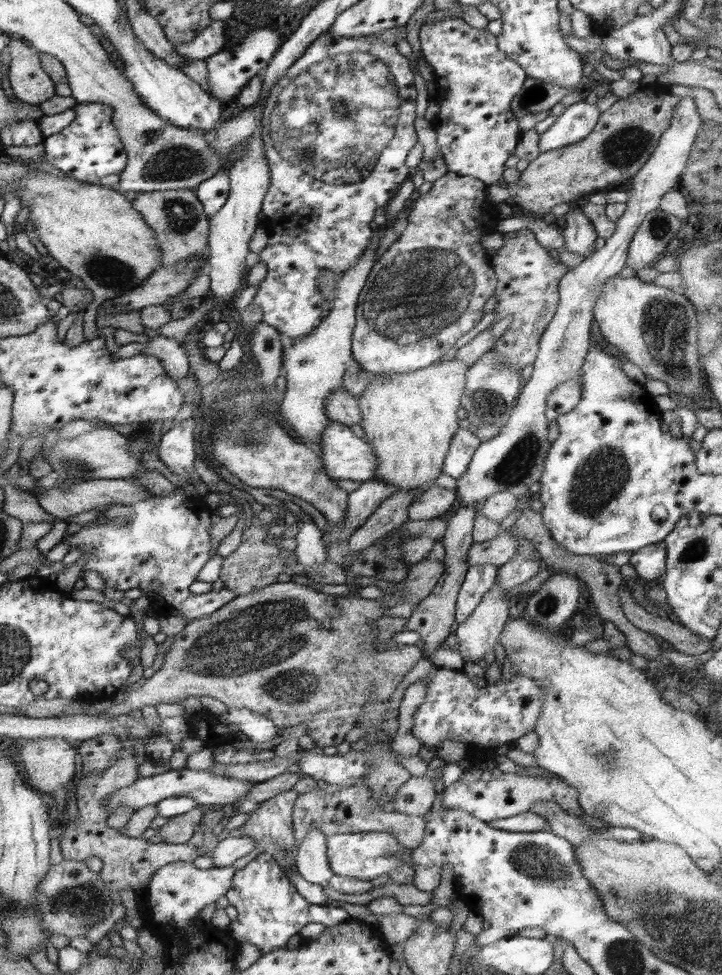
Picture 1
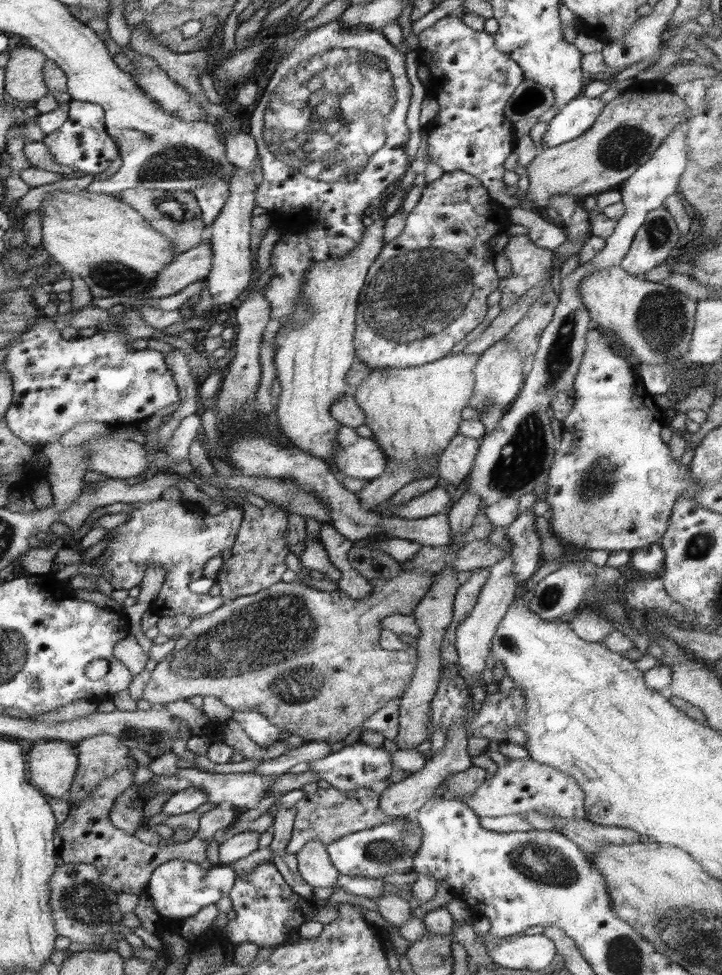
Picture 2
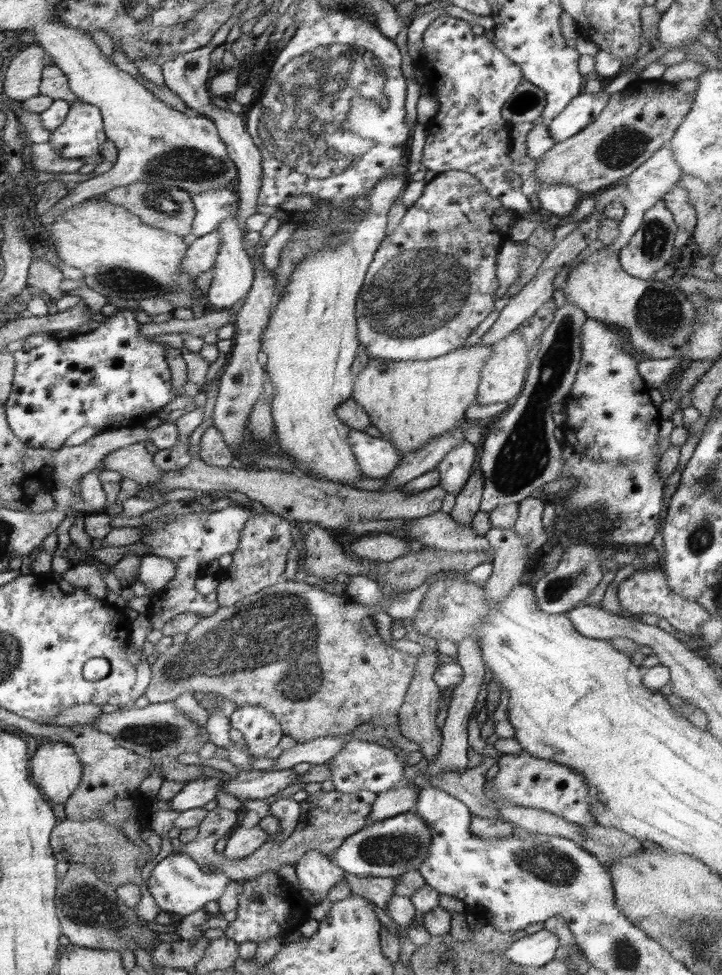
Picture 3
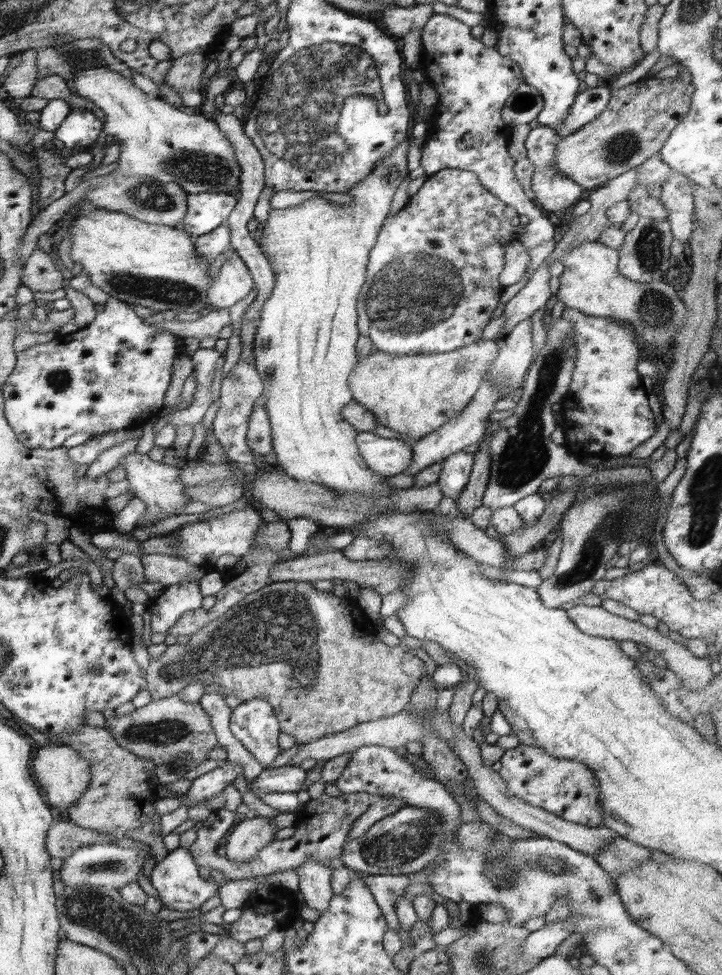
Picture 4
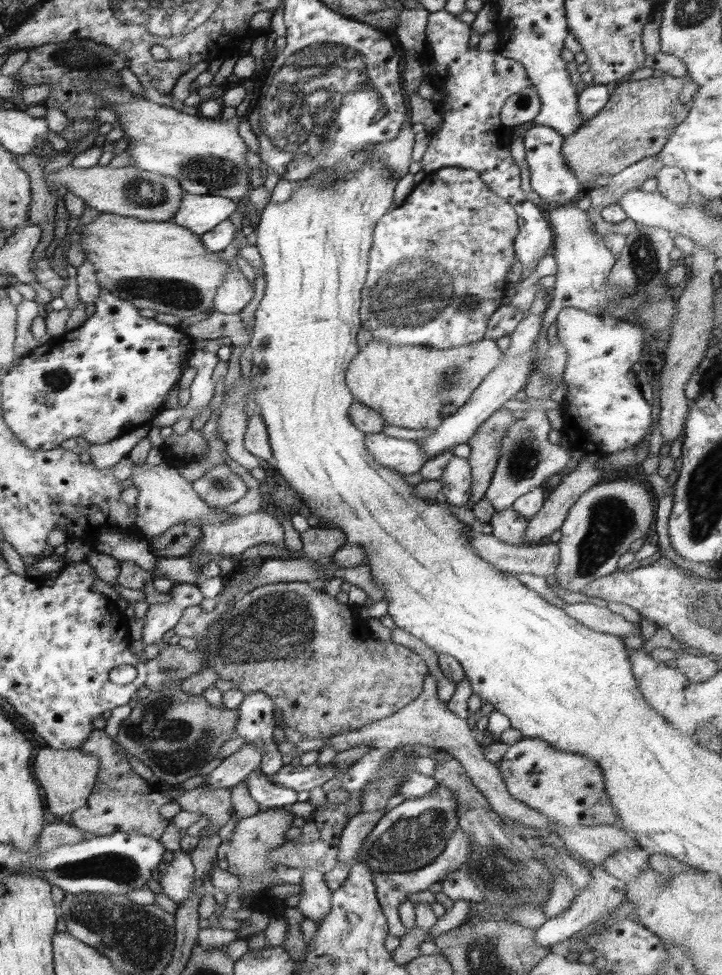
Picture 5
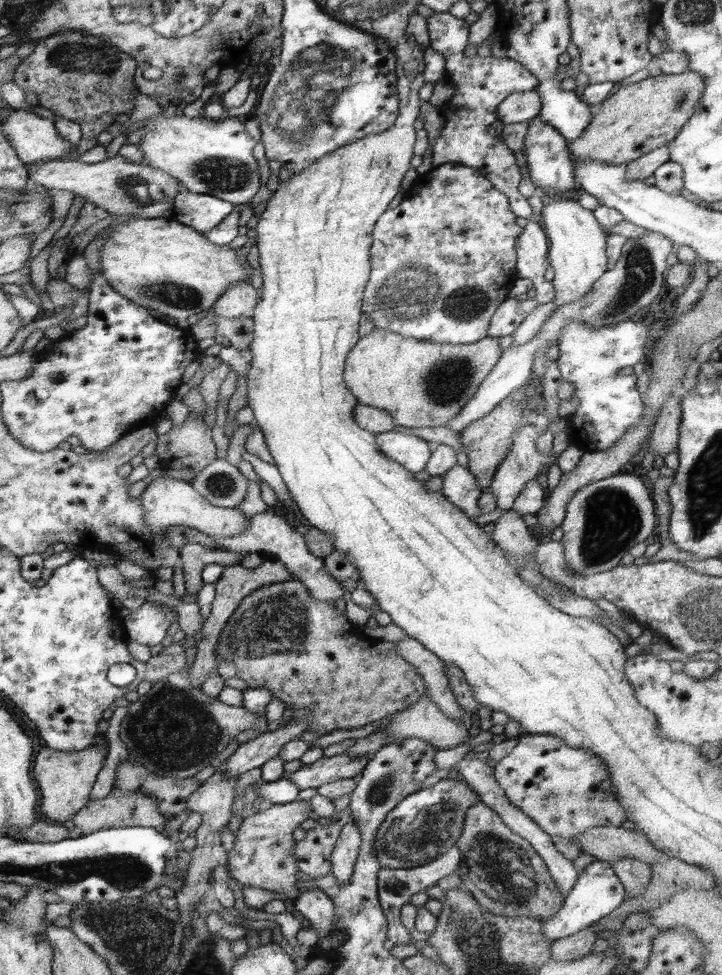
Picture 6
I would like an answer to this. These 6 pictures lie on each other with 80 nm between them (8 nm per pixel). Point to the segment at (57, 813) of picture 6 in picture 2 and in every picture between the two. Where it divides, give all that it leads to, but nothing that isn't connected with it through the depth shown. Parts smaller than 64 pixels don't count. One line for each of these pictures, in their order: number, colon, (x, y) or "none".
2: (52, 765)
3: (56, 769)
4: (64, 775)
5: (68, 777)

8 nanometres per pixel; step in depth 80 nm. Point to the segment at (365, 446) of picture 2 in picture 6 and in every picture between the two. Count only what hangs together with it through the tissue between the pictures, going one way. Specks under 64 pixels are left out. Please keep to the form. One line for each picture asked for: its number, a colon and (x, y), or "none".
3: (376, 457)
4: (389, 456)
5: (405, 456)
6: (412, 452)

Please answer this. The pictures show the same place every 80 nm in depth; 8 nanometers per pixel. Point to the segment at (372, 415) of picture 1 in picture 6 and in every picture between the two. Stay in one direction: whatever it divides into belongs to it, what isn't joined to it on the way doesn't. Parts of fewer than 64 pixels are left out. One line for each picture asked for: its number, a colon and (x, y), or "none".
2: (414, 412)
3: (410, 402)
4: (414, 394)
5: (417, 387)
6: (422, 384)

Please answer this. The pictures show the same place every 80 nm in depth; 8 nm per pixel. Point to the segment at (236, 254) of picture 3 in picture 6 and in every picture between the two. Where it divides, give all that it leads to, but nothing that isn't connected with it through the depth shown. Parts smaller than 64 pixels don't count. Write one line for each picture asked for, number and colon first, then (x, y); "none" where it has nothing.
4: (234, 282)
5: (235, 293)
6: (241, 299)

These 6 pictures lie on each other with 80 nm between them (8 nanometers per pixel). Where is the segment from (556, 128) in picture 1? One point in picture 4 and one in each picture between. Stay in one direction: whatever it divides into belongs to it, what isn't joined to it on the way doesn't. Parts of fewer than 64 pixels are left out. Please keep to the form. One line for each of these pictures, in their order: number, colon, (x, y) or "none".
2: (574, 119)
3: (582, 110)
4: (589, 104)

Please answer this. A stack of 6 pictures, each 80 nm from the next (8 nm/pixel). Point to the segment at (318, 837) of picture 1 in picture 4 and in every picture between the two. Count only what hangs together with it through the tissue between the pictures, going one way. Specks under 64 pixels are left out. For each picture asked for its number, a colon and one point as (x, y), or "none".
2: (313, 862)
3: (315, 872)
4: (314, 889)

